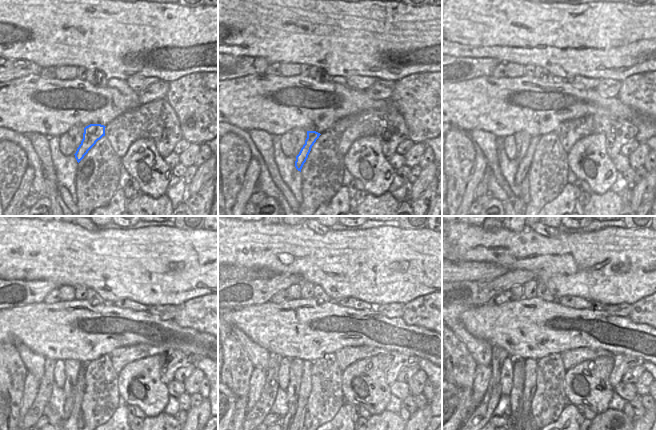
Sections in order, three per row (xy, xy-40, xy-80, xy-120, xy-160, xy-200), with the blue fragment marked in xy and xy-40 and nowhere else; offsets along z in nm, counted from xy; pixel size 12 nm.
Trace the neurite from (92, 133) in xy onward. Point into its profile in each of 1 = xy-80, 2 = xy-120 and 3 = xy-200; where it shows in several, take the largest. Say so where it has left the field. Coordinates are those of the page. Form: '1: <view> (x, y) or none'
1: xy-80 (525, 163)
2: xy-120 (68, 405)
3: xy-200 (511, 419)

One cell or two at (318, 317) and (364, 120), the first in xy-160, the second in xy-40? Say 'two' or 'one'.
two

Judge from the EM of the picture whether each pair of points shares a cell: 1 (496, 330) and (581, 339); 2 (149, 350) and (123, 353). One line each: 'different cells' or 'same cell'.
1: same cell
2: same cell

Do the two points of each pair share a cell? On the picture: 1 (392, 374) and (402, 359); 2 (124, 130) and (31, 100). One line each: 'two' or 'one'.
1: one
2: two

